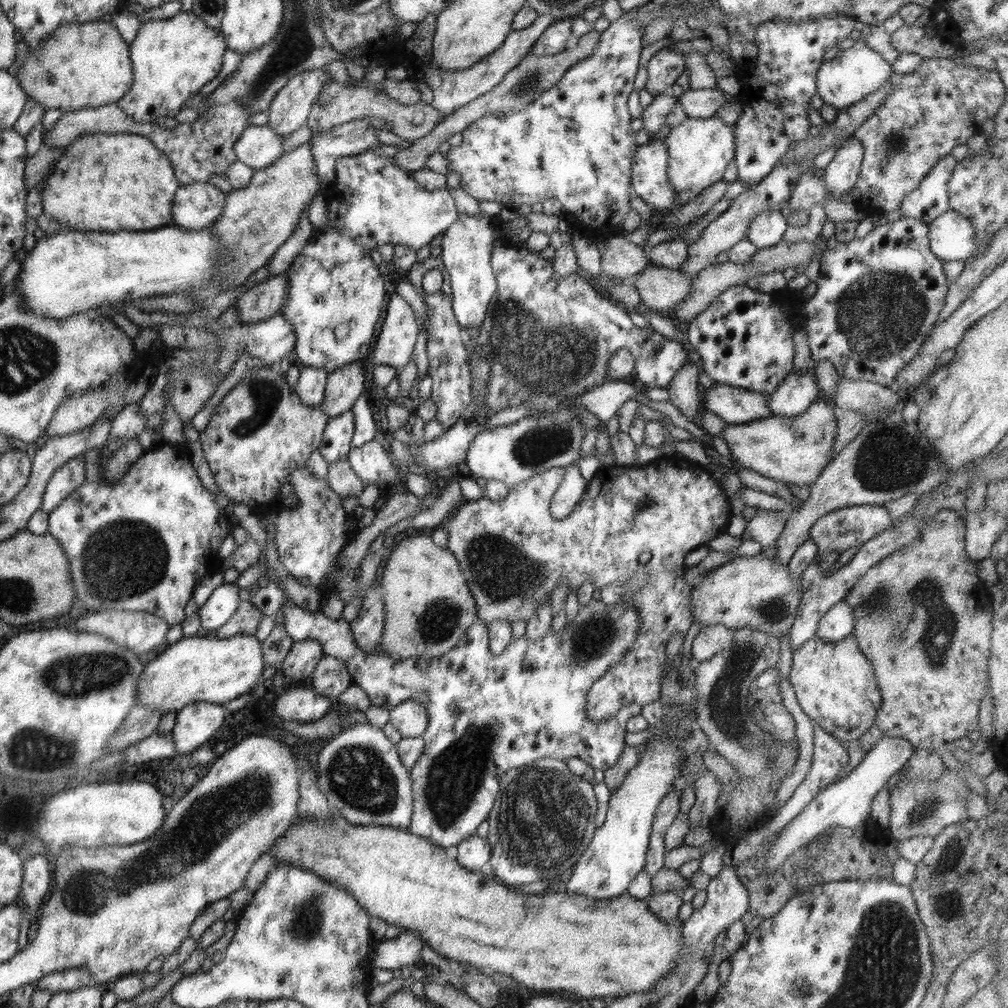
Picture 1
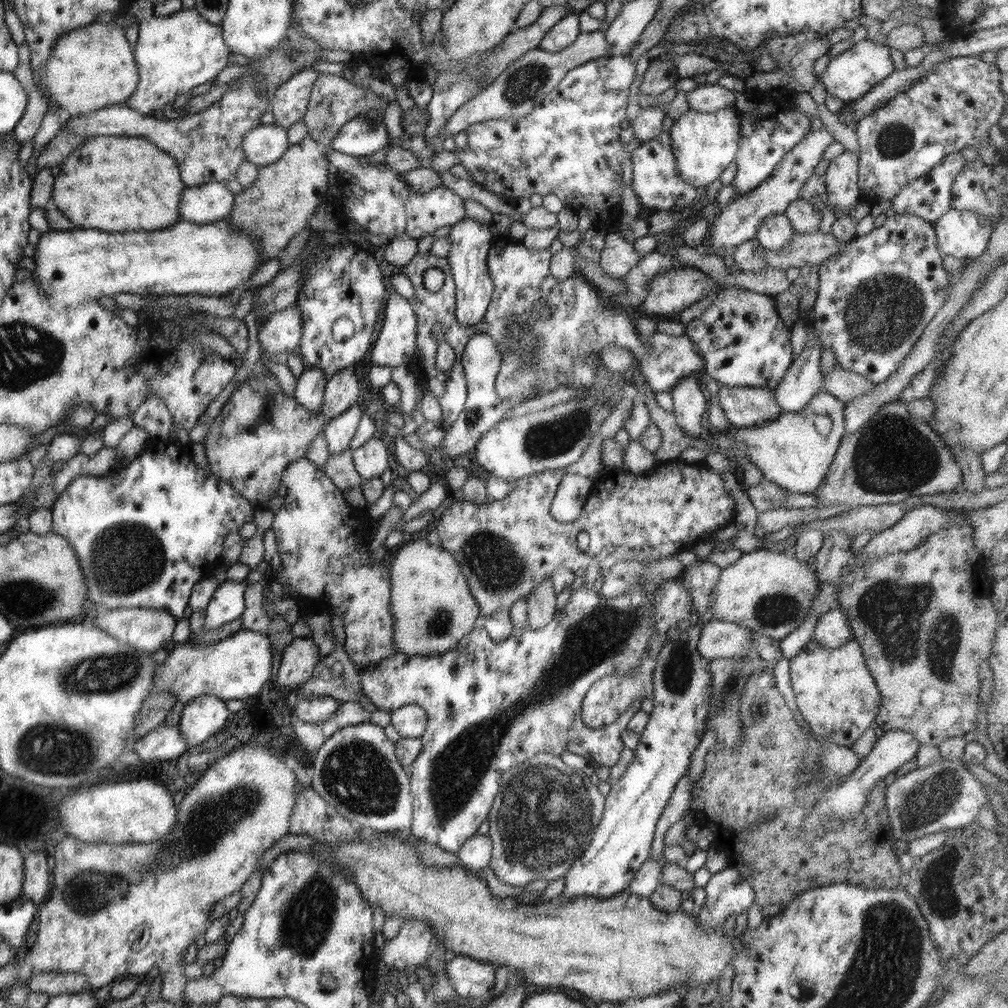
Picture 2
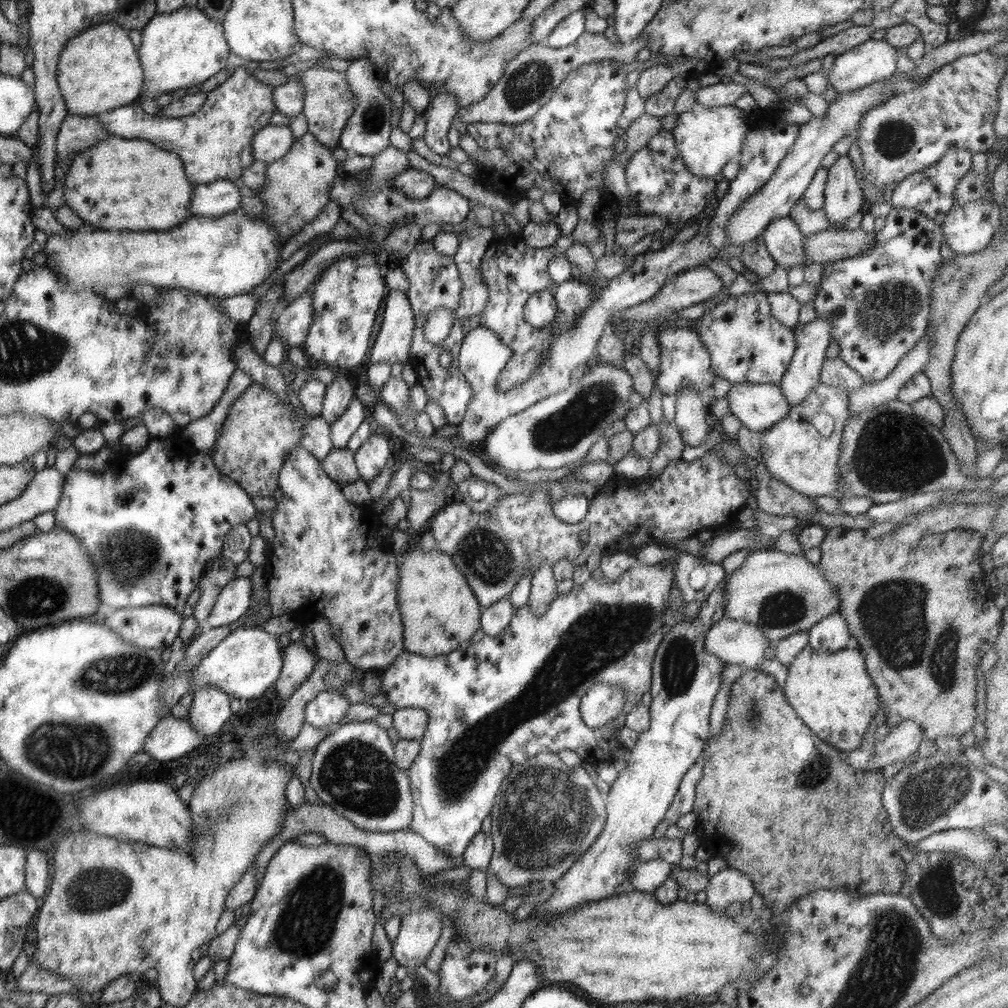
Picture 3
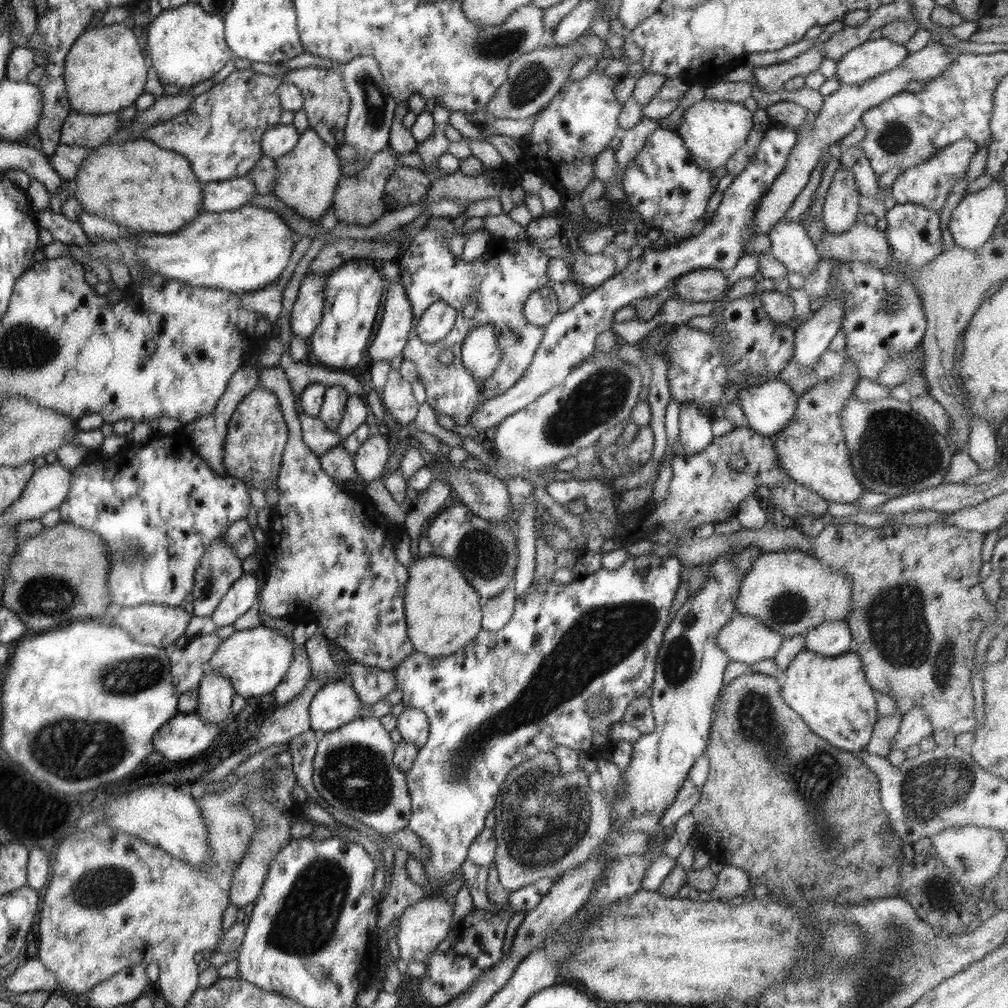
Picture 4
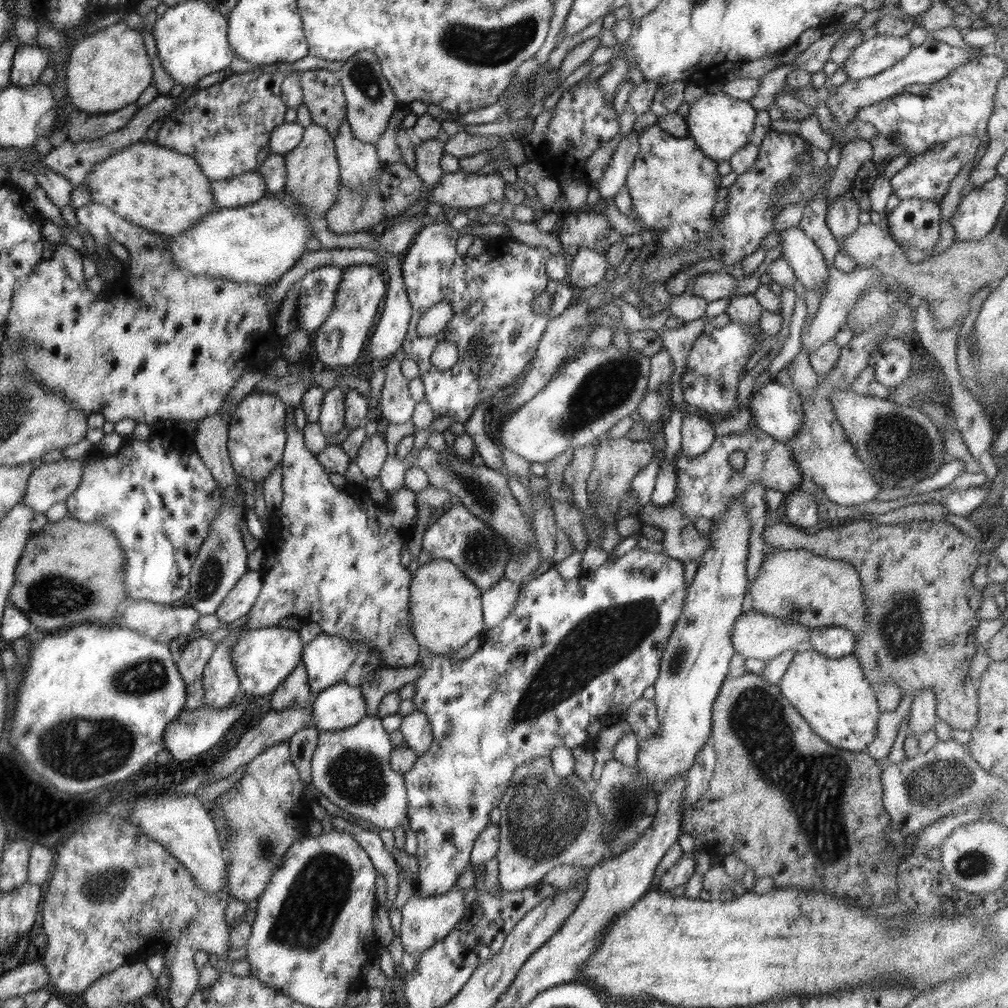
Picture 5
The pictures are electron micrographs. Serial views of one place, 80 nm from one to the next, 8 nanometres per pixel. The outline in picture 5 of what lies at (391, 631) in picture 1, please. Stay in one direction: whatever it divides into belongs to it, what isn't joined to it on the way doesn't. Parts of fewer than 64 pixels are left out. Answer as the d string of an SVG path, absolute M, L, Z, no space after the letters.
M432 558L422 564L414 572L409 585L409 618L412 618L411 633L420 644L424 653L436 655L452 655L470 642L475 642L484 631L483 608L481 590L472 583L461 569L452 562L444 559Z

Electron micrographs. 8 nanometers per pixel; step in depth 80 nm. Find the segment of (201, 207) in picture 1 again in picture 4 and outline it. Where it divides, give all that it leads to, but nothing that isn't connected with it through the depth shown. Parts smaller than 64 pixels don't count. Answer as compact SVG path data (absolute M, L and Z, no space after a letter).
M248 175L205 183L202 212L236 211L246 206L254 195L255 186Z

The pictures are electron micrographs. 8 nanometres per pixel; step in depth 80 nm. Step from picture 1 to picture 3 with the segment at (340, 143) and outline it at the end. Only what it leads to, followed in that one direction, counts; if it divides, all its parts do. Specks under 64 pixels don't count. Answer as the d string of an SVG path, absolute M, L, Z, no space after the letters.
M369 59L350 61L348 70L344 72L350 92L357 100L356 108L348 119L343 133L339 138L339 146L345 151L354 152L355 155L376 157L386 147L390 146L390 116L392 102L381 92L384 79L378 75L376 66Z

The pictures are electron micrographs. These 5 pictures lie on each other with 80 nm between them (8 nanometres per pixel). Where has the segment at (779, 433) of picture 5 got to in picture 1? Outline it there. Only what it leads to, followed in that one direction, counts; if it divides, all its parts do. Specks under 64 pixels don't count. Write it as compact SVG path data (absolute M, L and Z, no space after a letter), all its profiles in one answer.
M714 382L702 395L703 408L727 424L746 424L771 415L766 394Z

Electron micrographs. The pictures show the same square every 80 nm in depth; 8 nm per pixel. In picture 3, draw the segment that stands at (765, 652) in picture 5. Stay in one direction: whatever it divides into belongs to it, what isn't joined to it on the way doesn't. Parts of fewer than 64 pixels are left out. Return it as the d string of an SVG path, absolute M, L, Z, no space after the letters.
M724 615L716 624L706 632L706 651L717 656L724 664L739 664L743 669L756 669L762 665L761 658L768 648L775 645L766 638L765 634L755 624L748 624L743 620L734 620Z

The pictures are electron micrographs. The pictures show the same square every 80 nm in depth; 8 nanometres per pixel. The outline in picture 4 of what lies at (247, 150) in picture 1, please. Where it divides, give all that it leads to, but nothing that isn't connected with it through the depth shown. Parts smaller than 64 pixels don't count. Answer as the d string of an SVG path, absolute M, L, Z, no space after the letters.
M292 123L267 128L261 138L262 155L274 160L285 156L296 146L300 135Z

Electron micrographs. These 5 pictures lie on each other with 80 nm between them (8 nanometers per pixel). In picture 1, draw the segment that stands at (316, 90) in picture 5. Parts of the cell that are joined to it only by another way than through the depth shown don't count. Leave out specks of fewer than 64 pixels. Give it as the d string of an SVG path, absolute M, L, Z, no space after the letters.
M329 79L324 85L322 93L312 105L307 125L314 133L328 132L339 124L344 124L360 118L371 118L376 116L380 120L385 120L387 130L400 136L404 140L415 142L419 138L430 134L434 127L442 122L443 114L436 112L430 105L417 103L411 106L404 106L389 98L383 92L376 94L372 89L340 86L334 79Z

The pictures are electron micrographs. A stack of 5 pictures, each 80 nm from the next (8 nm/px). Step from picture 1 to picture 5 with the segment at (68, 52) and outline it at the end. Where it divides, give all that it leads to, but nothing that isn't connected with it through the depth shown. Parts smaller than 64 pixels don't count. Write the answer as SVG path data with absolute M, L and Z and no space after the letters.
M122 22L100 29L86 38L79 37L70 60L65 64L65 84L72 109L90 115L112 113L136 104L138 96L152 82L150 58L142 44L142 34Z

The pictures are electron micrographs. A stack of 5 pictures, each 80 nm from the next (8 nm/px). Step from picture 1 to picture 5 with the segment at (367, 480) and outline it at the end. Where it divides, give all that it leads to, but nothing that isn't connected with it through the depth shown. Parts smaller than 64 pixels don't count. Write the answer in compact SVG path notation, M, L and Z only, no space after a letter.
M376 433L366 437L362 446L358 449L354 458L358 468L368 479L376 478L381 471L382 465L388 458L388 447L386 439L382 434Z

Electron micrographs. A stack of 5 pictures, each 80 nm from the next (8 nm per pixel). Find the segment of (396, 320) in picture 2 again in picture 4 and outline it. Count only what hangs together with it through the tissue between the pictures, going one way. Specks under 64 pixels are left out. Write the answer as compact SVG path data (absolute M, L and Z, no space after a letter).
M399 281L388 284L383 297L382 320L367 353L373 361L391 361L402 356L409 332L413 329L414 315L410 299Z

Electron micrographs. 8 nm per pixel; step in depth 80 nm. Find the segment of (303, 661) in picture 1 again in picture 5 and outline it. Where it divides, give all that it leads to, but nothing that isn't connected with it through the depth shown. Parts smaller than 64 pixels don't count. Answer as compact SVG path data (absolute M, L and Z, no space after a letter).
M298 663L295 669L274 689L271 693L271 705L274 711L279 711L292 705L302 705L308 707L313 720L313 712L311 712L311 702L314 693L309 687L309 678L304 663Z

